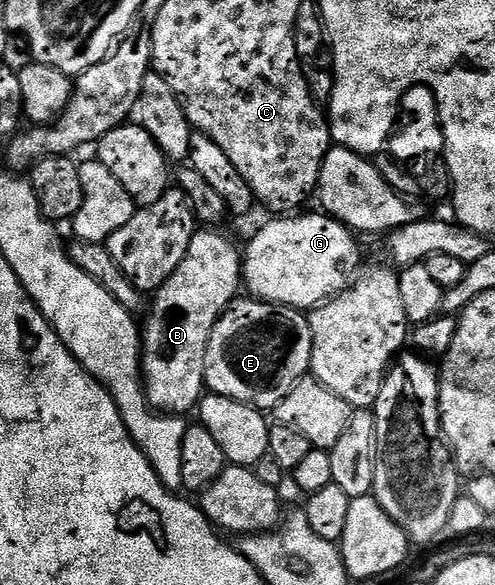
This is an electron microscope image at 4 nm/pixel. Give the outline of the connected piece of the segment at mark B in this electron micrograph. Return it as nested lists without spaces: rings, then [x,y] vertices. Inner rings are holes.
[[[217,228],[198,229],[191,248],[187,248],[187,256],[183,256],[183,264],[152,295],[143,322],[141,368],[145,395],[154,410],[185,416],[188,410],[198,409],[207,390],[205,357],[209,337],[221,313],[238,297],[242,286],[242,251],[236,250]]]

